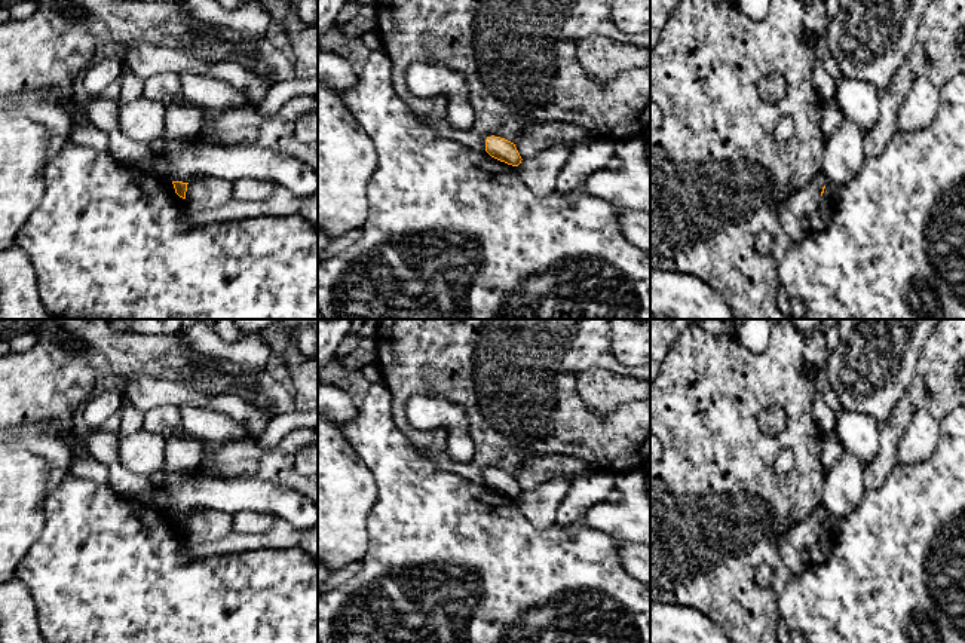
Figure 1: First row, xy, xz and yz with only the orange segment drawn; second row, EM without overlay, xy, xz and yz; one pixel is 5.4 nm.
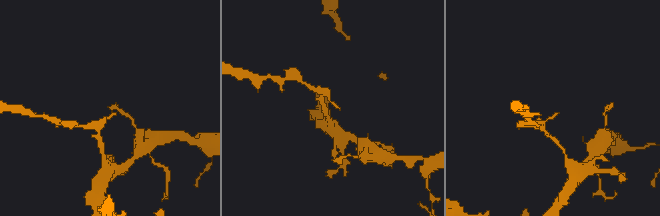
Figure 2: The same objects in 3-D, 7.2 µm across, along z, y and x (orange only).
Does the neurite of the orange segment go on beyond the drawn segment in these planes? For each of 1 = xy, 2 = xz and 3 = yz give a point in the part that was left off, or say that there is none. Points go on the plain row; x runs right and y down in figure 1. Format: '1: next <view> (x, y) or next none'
1: next none
2: next none
3: next none

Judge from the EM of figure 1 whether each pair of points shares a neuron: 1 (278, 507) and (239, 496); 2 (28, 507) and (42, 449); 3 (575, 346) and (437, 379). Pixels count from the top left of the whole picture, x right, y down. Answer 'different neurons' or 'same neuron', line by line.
1: same neuron
2: same neuron
3: same neuron

